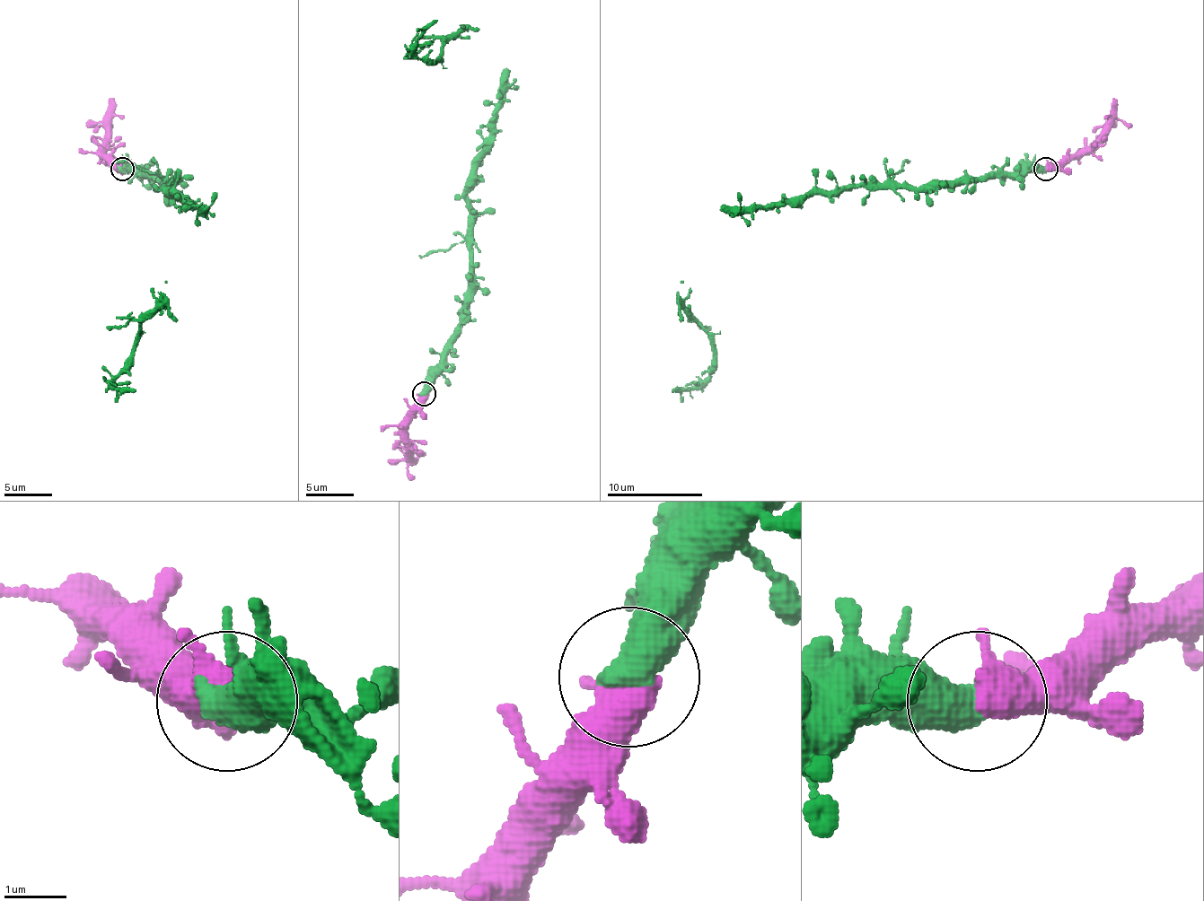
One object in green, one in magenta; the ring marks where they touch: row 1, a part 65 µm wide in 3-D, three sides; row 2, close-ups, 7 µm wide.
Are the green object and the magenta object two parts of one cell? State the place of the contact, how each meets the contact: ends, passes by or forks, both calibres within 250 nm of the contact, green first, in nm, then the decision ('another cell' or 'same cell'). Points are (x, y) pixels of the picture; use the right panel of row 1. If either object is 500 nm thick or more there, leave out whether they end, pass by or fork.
place (1046, 169); calibres 600 and 480 nm; same cell

